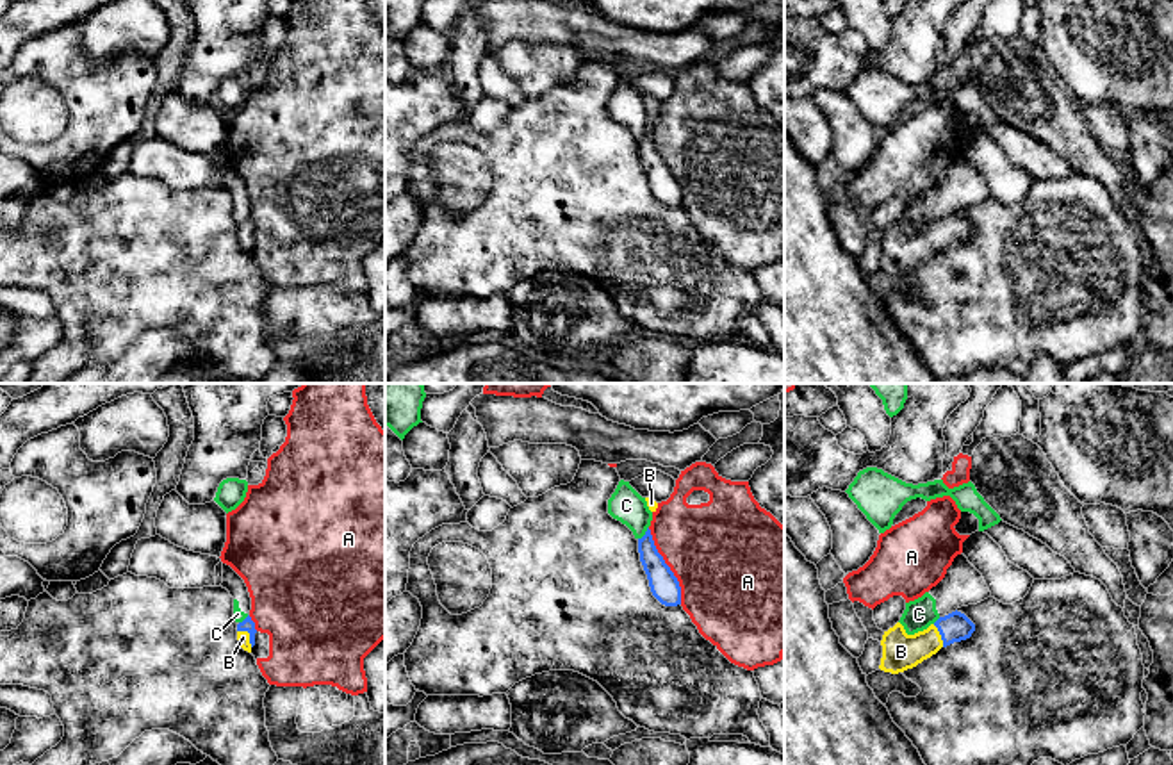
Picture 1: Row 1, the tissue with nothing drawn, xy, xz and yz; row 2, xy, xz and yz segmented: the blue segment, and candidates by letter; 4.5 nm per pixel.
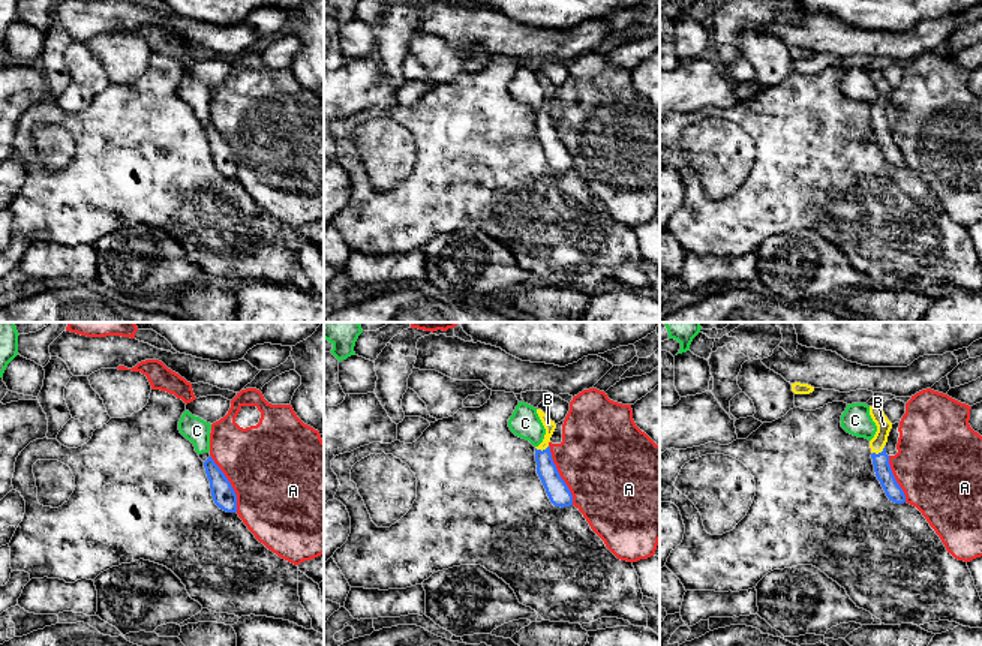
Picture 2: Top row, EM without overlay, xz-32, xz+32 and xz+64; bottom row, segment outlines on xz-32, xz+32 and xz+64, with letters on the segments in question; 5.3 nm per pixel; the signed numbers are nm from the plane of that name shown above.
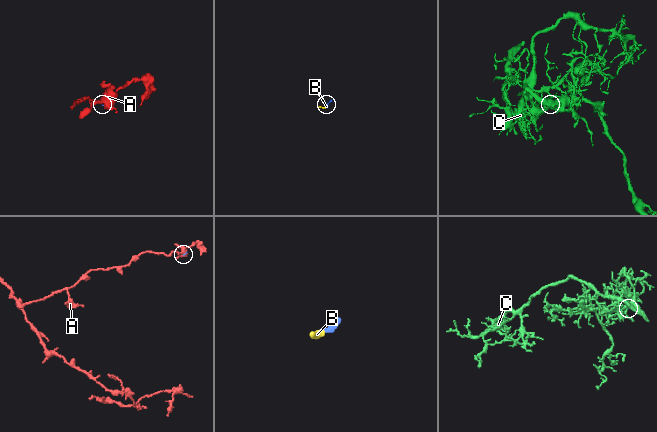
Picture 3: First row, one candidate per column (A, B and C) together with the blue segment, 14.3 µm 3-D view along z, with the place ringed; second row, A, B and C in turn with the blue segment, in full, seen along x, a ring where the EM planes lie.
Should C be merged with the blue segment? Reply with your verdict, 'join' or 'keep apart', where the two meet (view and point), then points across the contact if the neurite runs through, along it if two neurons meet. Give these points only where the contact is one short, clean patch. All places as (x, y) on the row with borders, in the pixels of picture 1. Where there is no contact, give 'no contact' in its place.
keep apart; contact xz (646, 534); border xz (648, 526), (639, 539)

